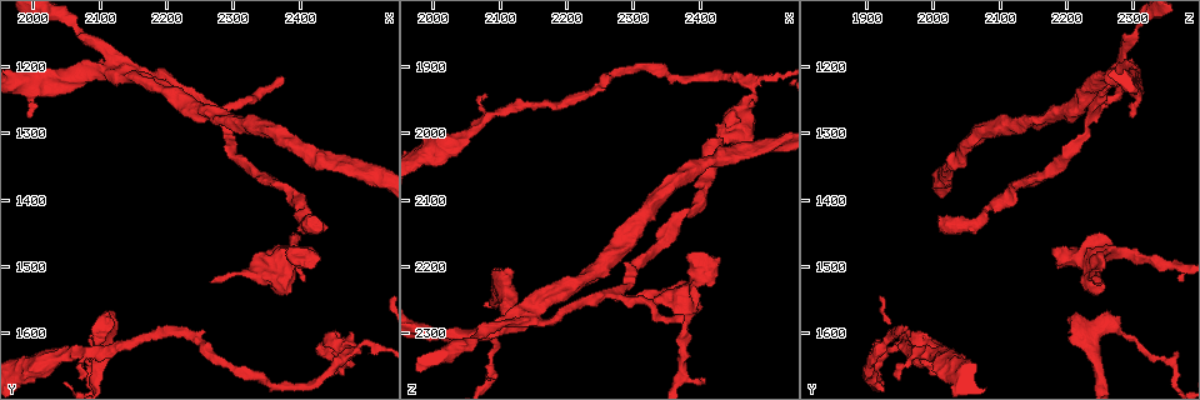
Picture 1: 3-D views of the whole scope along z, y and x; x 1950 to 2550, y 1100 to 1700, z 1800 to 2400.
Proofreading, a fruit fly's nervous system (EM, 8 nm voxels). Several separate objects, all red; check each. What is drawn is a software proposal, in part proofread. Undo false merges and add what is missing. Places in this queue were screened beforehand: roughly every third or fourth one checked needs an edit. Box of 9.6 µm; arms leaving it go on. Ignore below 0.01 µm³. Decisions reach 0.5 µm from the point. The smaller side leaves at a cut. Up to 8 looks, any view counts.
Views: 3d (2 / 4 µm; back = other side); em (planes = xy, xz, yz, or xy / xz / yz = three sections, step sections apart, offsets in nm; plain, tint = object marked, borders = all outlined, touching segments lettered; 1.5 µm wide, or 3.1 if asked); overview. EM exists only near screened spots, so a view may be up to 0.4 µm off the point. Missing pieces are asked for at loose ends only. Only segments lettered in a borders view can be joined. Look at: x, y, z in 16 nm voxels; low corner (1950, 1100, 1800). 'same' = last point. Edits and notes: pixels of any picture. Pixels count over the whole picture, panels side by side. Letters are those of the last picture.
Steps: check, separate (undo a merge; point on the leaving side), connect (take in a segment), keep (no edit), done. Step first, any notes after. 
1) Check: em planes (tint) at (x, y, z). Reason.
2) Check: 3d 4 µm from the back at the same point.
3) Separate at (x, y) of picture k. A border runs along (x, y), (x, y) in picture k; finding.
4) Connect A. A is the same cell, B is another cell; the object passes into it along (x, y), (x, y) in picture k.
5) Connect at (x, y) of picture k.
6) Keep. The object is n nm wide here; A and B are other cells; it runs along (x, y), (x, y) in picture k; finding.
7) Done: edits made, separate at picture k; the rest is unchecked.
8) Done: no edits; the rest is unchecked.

Check: 3d 2 µm at (2365, 1545, 2250). Branch stops here.

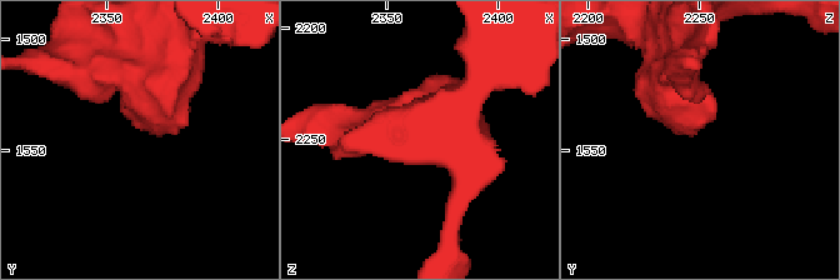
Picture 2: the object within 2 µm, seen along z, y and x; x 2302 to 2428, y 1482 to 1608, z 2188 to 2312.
Check: em planes (borders) at (2365, 1540, 2252). Now the EM.

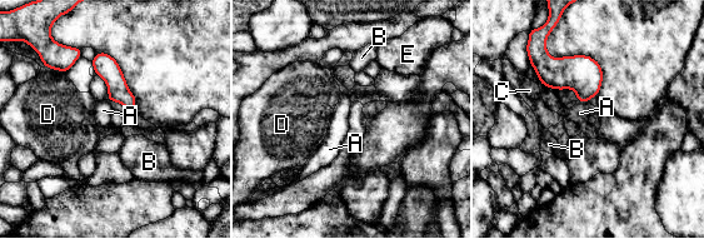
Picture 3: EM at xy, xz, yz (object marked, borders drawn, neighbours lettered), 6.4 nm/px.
Keep. A, B, C, D and E are other cells; a border runs along (577, 100), (588, 101) in picture 3; none of them fits.

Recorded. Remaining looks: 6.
Check: em planes (tint) at (2285, 1290, 2230). Three arms meet.

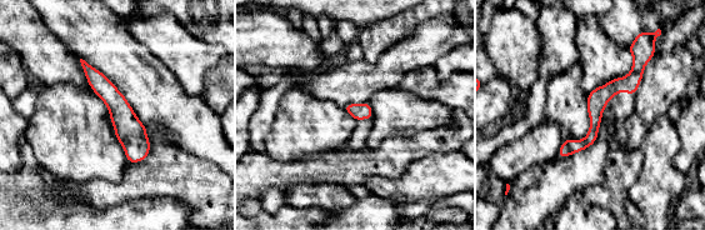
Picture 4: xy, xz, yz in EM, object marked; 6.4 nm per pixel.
Check: em planes (borders) at the same point. See the neighbours.

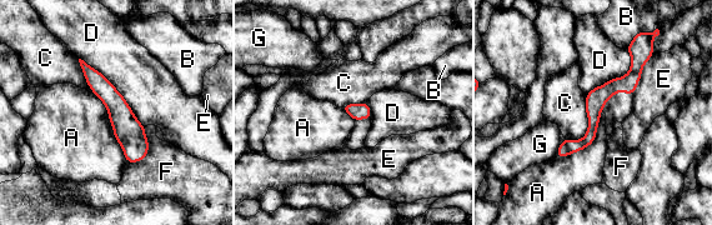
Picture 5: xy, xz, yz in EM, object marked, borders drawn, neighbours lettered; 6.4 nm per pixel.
Keep. The object is 110 nm wide here; A, B, C, D, E, F and G are other cells; a border runs along (90, 88), (128, 161) in picture 5; all the same neuron.

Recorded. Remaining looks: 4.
Check: 3d 2 µm at (2405, 1410, 2095). Thin neck.

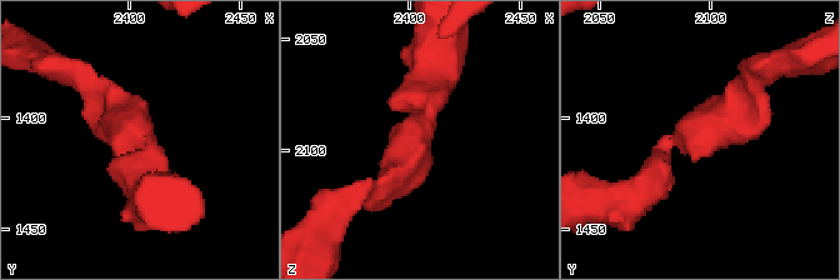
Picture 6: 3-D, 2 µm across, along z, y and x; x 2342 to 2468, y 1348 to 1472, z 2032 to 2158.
Check: em planes (borders) at (2404, 1411, 2090). The arms are 160, 340 nm wide; need the tissue.

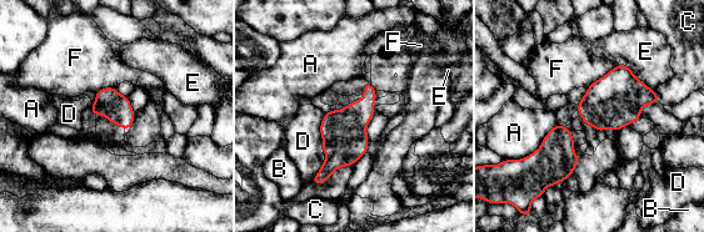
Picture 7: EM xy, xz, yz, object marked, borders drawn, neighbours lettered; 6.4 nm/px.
Keep. A, B, C, D, E and F are other cells; a border runs along (325, 114), (320, 125), (321, 151) in picture 7; all the same neuron.

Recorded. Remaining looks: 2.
Done: no edits; the rest is unchecked.

